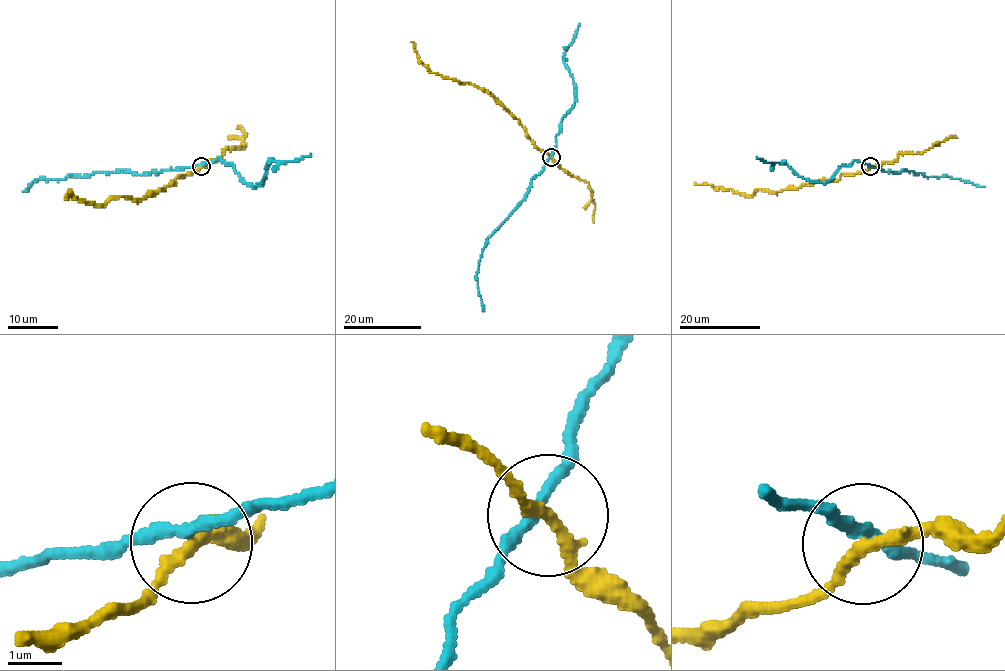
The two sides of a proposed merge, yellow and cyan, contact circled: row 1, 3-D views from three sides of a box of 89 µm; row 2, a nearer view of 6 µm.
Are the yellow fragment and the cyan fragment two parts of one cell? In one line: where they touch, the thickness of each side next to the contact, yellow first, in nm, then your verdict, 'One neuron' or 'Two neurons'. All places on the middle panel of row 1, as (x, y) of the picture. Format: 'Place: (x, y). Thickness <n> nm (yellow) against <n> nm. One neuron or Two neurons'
Place: (551, 157). Thickness 240 nm (yellow) against 200 nm. Two neurons

